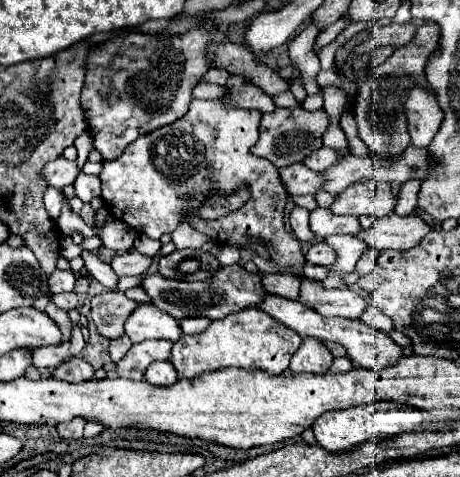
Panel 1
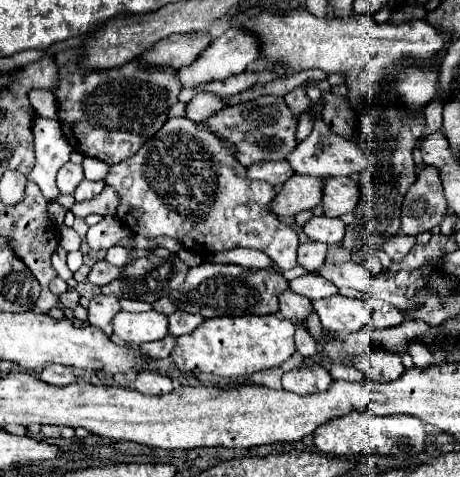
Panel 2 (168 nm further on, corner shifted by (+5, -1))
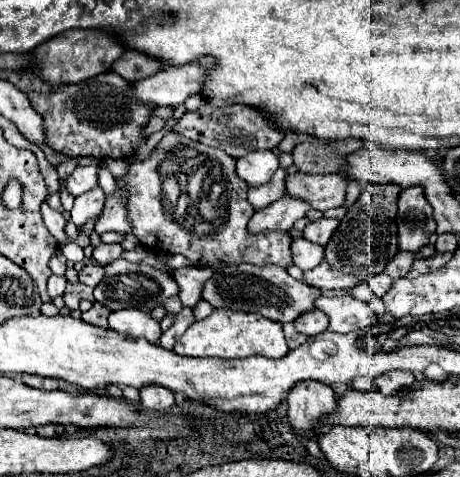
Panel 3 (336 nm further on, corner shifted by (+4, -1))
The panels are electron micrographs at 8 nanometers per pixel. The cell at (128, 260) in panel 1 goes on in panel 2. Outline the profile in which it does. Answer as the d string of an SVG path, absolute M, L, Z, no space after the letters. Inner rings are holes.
M102 259L102 261L96 261L92 265L92 271L90 271L88 279L90 279L90 283L102 287L102 285L112 283L116 277L120 277L122 271L124 271L122 265L110 265L106 259Z

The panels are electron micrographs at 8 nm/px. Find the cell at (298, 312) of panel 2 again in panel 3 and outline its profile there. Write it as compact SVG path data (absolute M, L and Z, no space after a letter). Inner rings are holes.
M313 309L309 313L303 313L297 321L295 321L295 329L307 337L315 337L319 333L323 333L329 327L329 321L325 317L325 313L321 313L319 309Z

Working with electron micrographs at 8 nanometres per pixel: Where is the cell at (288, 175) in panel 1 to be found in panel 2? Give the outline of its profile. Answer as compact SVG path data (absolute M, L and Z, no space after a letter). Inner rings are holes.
M264 161L264 163L248 167L248 177L250 179L260 179L260 181L266 181L270 185L282 185L292 175L294 175L294 171L288 165L288 161L268 161L268 163Z

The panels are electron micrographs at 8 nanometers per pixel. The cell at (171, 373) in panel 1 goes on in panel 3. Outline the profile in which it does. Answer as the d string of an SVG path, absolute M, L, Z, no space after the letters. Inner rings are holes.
M147 385L145 389L141 389L141 405L149 411L165 411L175 403L173 393L169 393L169 389L157 387L157 385Z

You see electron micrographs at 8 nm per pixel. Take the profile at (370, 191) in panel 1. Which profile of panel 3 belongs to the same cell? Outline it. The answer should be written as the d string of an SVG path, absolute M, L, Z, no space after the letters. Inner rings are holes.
M293 173L285 177L285 193L293 195L295 199L307 201L317 211L327 211L331 207L341 207L345 201L347 183L341 175L307 175L307 173Z

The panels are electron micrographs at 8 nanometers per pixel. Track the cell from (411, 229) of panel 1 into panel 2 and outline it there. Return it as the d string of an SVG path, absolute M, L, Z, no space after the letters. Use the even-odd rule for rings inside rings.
M396 235L396 237L392 237L392 241L388 241L388 245L384 245L384 253L386 253L392 261L402 261L414 245L416 245L416 237Z

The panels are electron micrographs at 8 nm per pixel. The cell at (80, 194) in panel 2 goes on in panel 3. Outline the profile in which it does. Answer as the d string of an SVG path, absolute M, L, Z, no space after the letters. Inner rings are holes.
M95 187L95 189L79 195L75 199L73 209L71 209L71 221L77 227L83 225L87 219L93 219L93 217L97 217L101 213L103 203L105 203L105 195L103 195L101 187Z

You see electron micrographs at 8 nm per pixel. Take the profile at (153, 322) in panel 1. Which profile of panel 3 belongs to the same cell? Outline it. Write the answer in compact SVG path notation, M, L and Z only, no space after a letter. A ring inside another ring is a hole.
M139 309L113 311L109 315L109 327L129 337L143 337L149 343L157 343L157 339L161 337L159 321L155 321L149 313L139 311Z

